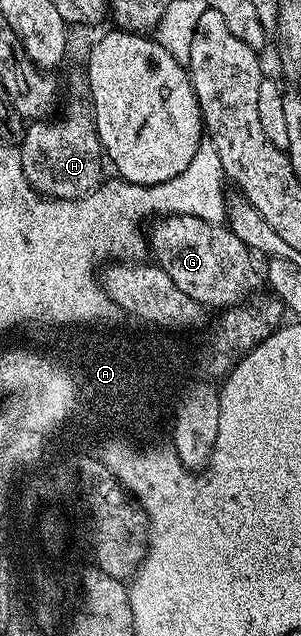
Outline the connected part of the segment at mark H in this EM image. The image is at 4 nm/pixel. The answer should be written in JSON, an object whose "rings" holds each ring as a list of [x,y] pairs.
{"rings":[[[87,101],[74,103],[61,118],[55,118],[33,121],[25,129],[18,147],[22,172],[26,172],[26,180],[30,180],[30,184],[45,198],[81,198],[100,185],[100,173],[106,167],[96,119],[92,117],[92,107]]]}

